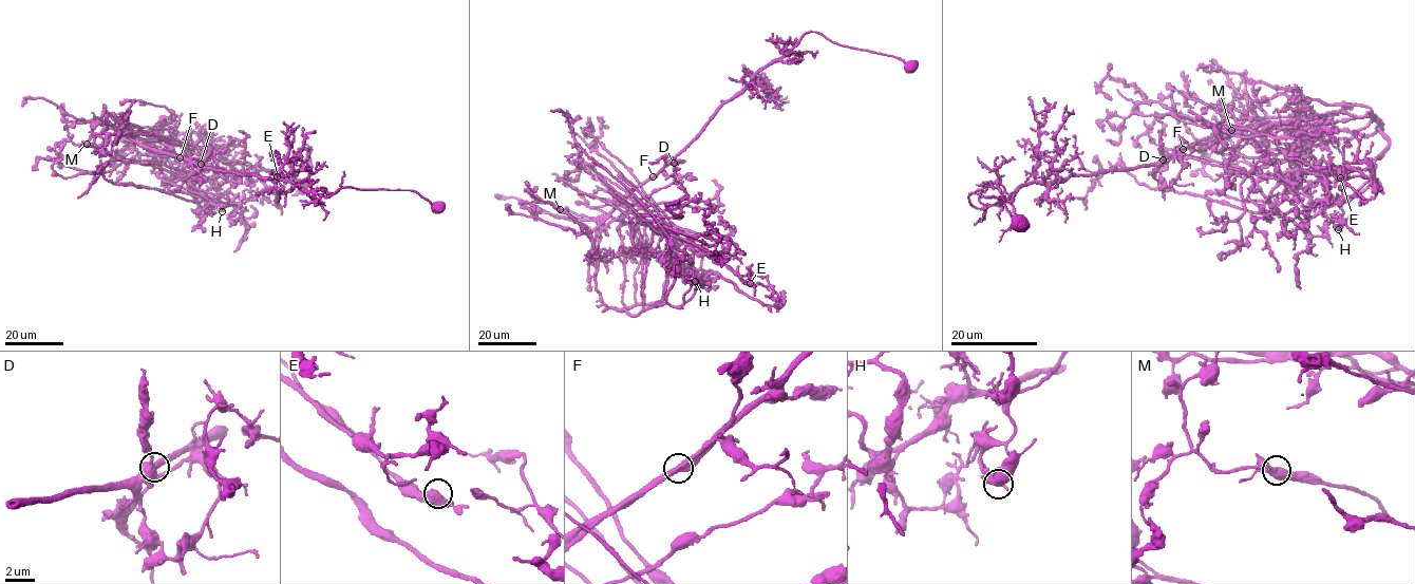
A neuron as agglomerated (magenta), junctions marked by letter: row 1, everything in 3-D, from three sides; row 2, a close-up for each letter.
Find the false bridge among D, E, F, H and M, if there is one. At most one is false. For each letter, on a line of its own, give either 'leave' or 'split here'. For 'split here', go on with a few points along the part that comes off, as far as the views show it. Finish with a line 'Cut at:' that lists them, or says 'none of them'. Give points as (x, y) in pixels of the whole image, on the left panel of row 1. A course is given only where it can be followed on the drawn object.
D: leave
E: leave
F: split here; course (180, 157), (205, 167), (288, 181), (326, 198), (345, 187), (412, 190), (437, 209), (444, 209)
H: leave
M: leave
Cut at: F

